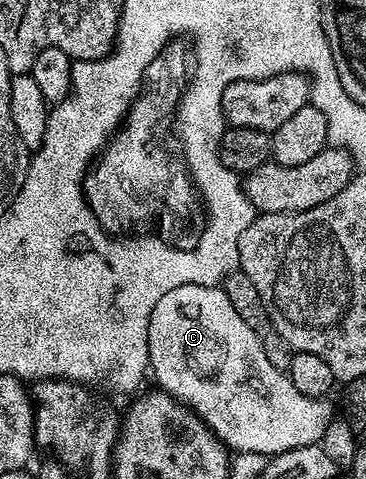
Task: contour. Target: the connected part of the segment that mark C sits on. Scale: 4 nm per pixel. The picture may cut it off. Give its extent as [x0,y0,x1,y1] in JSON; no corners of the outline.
[149,285,335,456]

